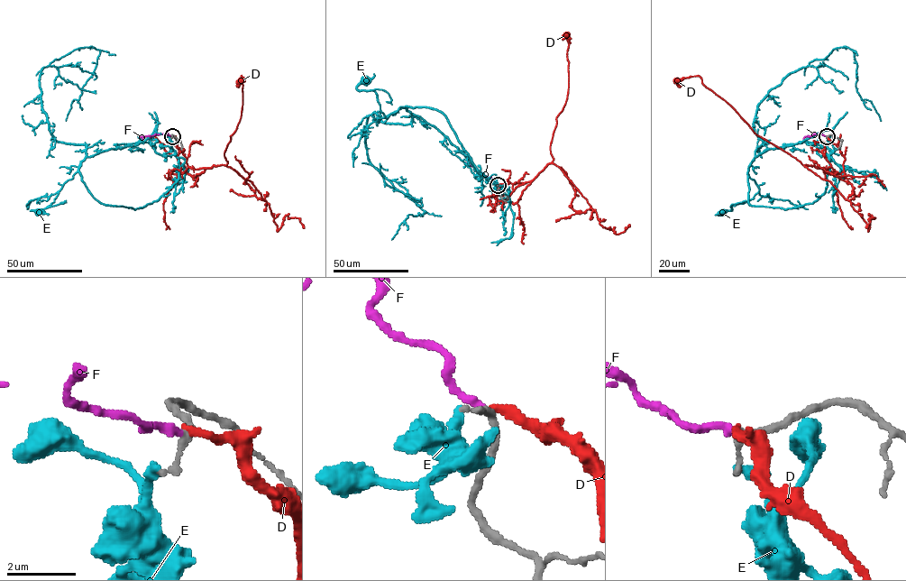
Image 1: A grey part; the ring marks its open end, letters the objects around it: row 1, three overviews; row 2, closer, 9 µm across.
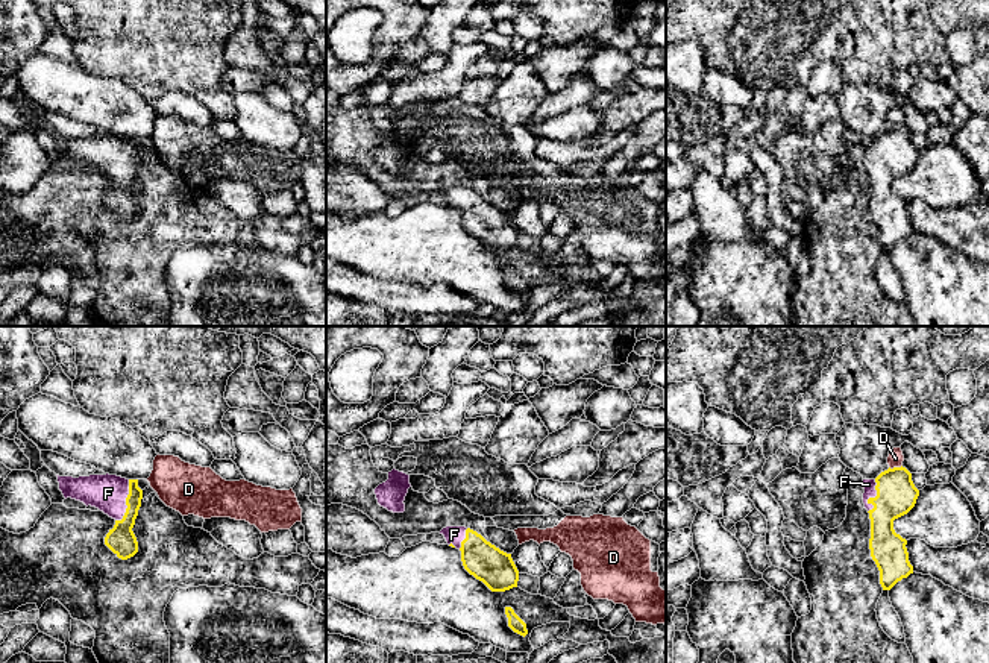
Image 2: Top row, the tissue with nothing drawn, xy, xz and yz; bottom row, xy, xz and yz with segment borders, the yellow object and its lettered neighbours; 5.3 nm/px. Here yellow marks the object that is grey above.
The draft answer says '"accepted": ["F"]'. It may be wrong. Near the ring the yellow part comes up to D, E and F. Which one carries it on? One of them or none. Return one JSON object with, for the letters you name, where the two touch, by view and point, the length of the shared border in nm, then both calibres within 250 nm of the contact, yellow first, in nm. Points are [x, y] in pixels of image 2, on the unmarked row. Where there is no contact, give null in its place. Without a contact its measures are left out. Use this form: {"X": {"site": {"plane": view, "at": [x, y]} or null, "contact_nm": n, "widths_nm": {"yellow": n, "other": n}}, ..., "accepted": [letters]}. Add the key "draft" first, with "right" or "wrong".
{"draft": "right", "F": {"site": {"plane": "xy", "at": [126, 163]}, "contact_nm": 240, "widths_nm": {"yellow": 150, "other": 200}}, "accepted": ["F"]}

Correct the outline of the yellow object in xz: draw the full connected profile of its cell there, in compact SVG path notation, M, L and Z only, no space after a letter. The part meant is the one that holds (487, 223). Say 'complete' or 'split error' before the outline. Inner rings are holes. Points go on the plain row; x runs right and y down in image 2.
split error | M446 187L440 191L449 206L461 211L464 229L491 252L517 247L519 231L507 214L466 187Z

